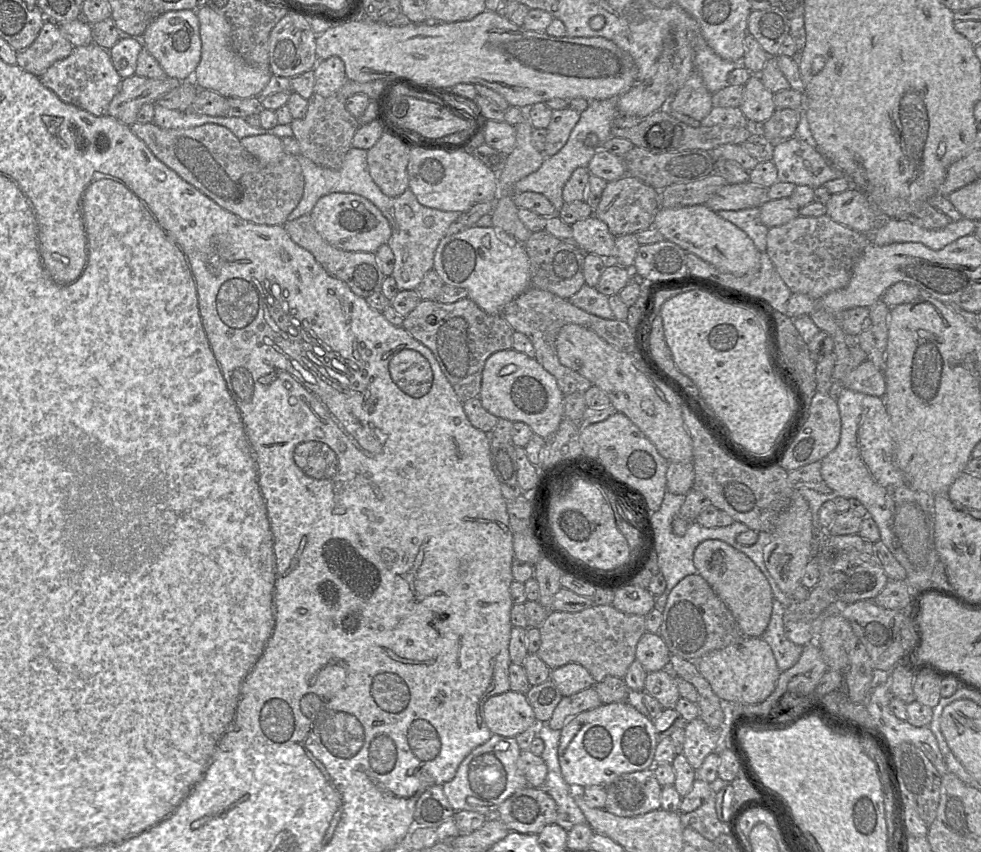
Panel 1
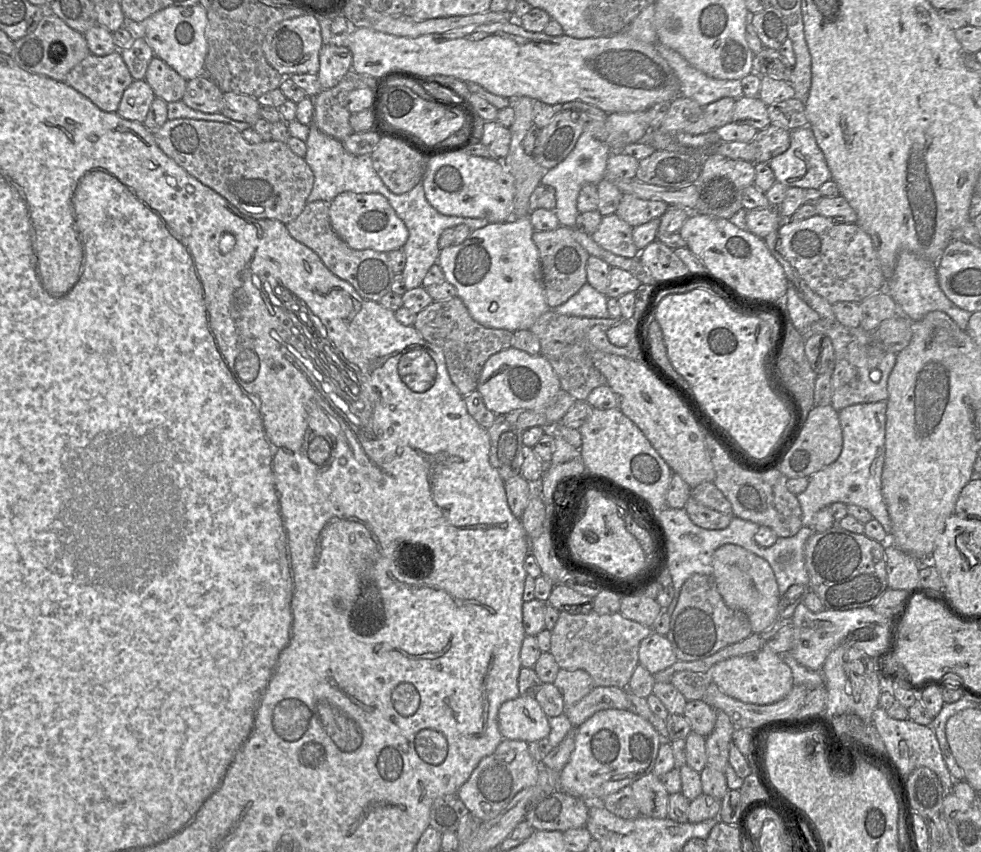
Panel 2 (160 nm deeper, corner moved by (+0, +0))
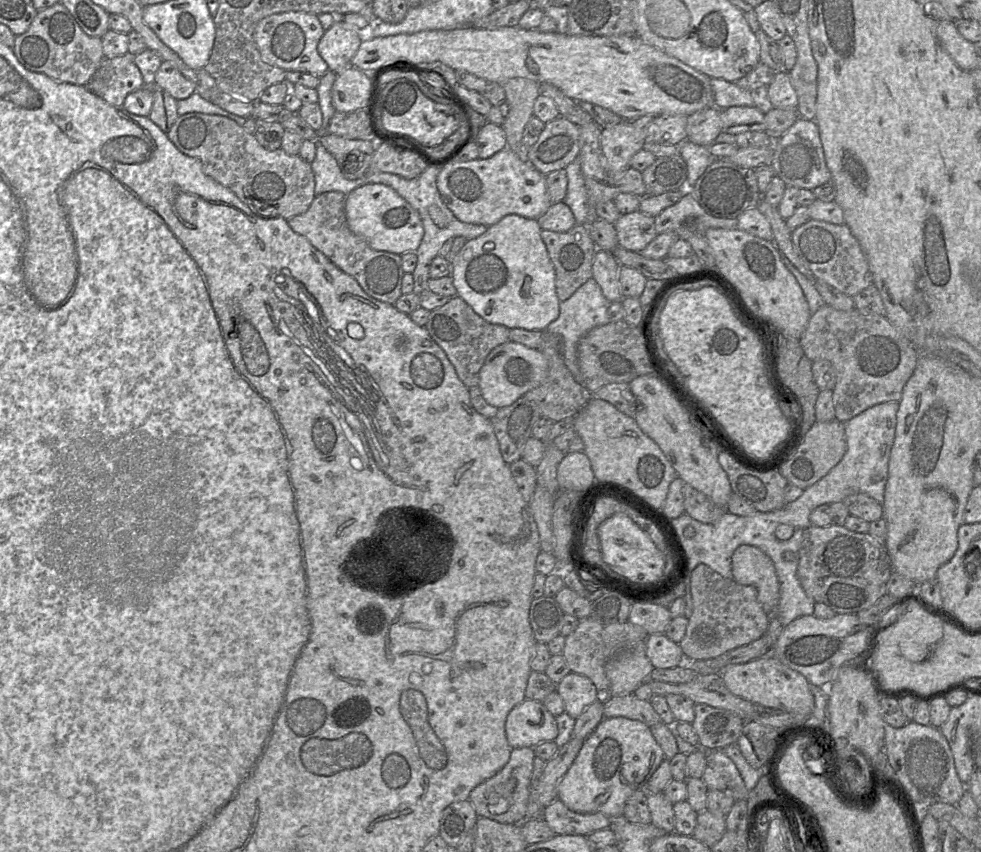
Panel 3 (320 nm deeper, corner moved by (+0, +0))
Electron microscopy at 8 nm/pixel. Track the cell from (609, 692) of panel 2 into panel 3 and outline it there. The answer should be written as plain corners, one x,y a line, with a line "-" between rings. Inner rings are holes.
633,694
627,696
603,696
603,715
605,718
621,716
638,720
648,727
662,722
649,701
640,700

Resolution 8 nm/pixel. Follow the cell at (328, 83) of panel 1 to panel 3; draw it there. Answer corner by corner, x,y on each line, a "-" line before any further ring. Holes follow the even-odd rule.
344,20
336,21
327,29
318,43
317,50
329,70
337,73
349,66
366,34

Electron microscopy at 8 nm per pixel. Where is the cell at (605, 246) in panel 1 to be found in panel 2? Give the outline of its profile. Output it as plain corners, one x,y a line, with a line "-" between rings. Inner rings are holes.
616,214
607,215
602,217
599,227
591,238
600,247
615,255
636,258
641,251
633,242
633,229

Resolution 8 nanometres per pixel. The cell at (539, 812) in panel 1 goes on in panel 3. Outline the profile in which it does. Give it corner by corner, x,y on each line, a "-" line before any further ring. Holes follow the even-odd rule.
555,799
542,812
542,819
556,835
588,836
593,832
609,828
611,818
603,813
577,813

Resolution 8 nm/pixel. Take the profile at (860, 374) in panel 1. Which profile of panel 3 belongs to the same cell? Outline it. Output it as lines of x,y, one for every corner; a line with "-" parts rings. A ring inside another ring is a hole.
824,305
811,315
799,339
800,346
810,361
827,360
835,370
833,404
835,420
846,423
866,409
885,402
899,402
906,382
913,374
921,353
896,329
885,316
837,310

